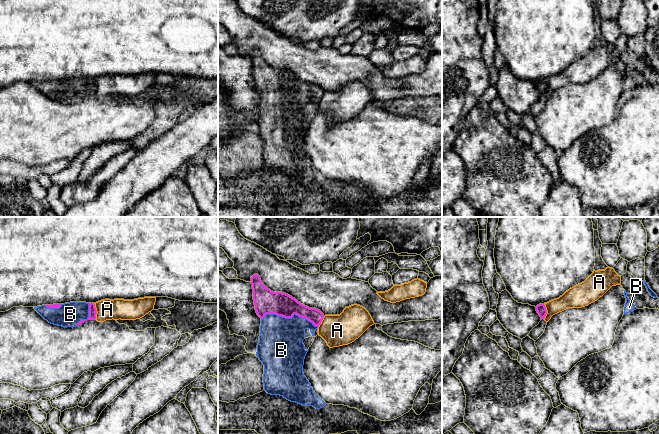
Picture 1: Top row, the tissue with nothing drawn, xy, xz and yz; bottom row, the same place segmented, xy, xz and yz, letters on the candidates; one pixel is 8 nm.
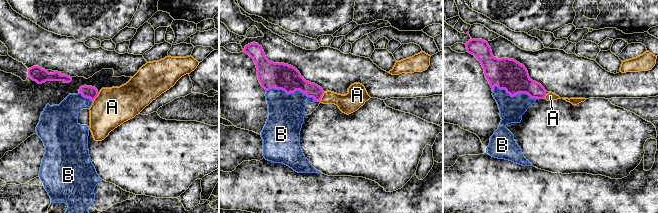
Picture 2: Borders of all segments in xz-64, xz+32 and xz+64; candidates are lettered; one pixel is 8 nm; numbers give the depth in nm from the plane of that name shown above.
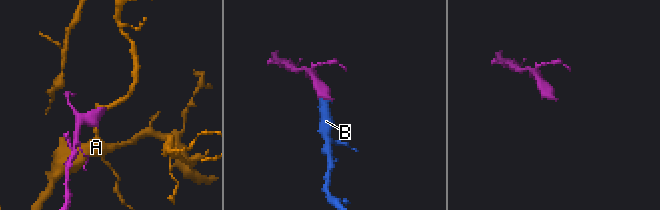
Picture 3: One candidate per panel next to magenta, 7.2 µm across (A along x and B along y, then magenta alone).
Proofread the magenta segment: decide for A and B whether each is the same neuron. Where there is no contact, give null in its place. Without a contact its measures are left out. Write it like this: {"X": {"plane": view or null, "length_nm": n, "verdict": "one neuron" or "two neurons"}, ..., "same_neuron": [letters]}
{"A": {"plane": "xy", "length_nm": 130, "verdict": "two neurons"}, "B": {"plane": "xz", "length_nm": 460, "verdict": "one neuron"}, "same_neuron": ["B"]}

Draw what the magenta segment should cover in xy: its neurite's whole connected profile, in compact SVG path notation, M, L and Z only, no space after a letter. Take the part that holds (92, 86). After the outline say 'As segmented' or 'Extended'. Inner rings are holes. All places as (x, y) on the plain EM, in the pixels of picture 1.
M86 78L42 81L34 85L49 99L62 103L79 102L87 96L95 96L97 90L95 80Z. Extended

